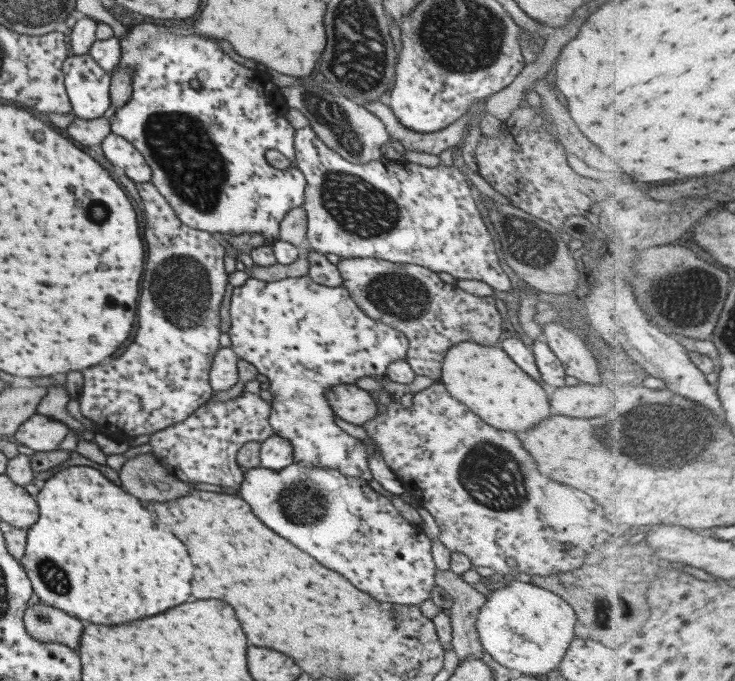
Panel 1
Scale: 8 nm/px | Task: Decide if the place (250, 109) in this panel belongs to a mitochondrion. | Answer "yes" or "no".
no

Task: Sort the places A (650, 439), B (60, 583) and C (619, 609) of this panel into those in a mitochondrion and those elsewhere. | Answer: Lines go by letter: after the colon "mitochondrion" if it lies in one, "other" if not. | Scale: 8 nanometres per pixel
A: mitochondrion
B: mitochondrion
C: mitochondrion

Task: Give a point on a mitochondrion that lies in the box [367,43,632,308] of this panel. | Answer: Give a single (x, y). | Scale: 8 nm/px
(528, 244)

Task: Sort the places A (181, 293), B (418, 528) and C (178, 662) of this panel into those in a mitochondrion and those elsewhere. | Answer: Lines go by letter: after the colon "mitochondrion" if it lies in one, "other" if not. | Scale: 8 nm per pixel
A: mitochondrion
B: other
C: other

